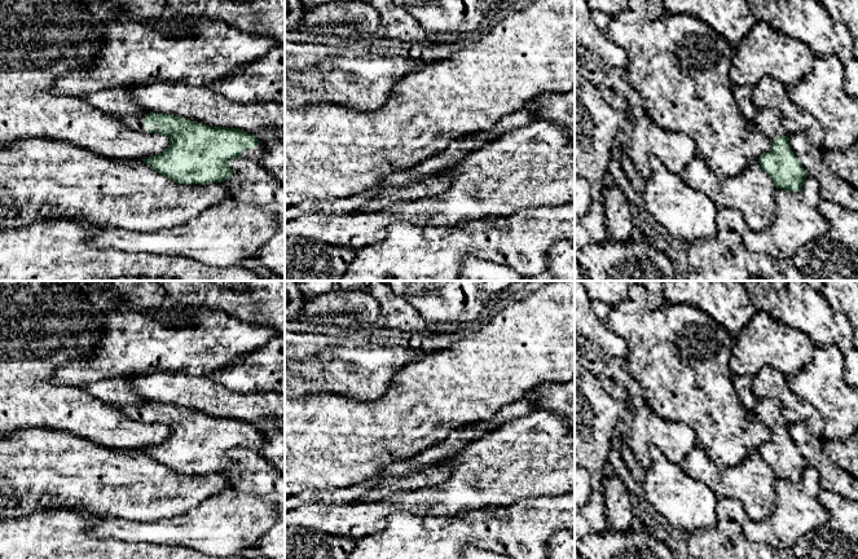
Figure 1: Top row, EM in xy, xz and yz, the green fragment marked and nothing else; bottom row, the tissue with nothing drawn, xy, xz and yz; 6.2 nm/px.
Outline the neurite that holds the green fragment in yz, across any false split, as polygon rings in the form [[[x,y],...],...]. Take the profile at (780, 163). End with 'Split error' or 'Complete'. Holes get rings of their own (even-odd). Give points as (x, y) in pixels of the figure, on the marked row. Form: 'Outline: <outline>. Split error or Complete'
Outline: [[[762,109],[748,122],[748,126],[773,142],[771,149],[760,155],[758,163],[776,189],[798,192],[808,173],[789,146],[789,133],[782,123],[780,113],[776,109]]]. Split error

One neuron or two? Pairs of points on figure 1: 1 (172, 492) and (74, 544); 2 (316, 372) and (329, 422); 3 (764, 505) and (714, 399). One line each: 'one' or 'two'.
1: two
2: two
3: two

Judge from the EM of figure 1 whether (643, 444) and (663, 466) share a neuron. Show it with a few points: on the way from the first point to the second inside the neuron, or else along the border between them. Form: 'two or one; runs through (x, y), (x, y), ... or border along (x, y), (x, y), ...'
two; border along (650, 445), (655, 445), (670, 461), (678, 463)

